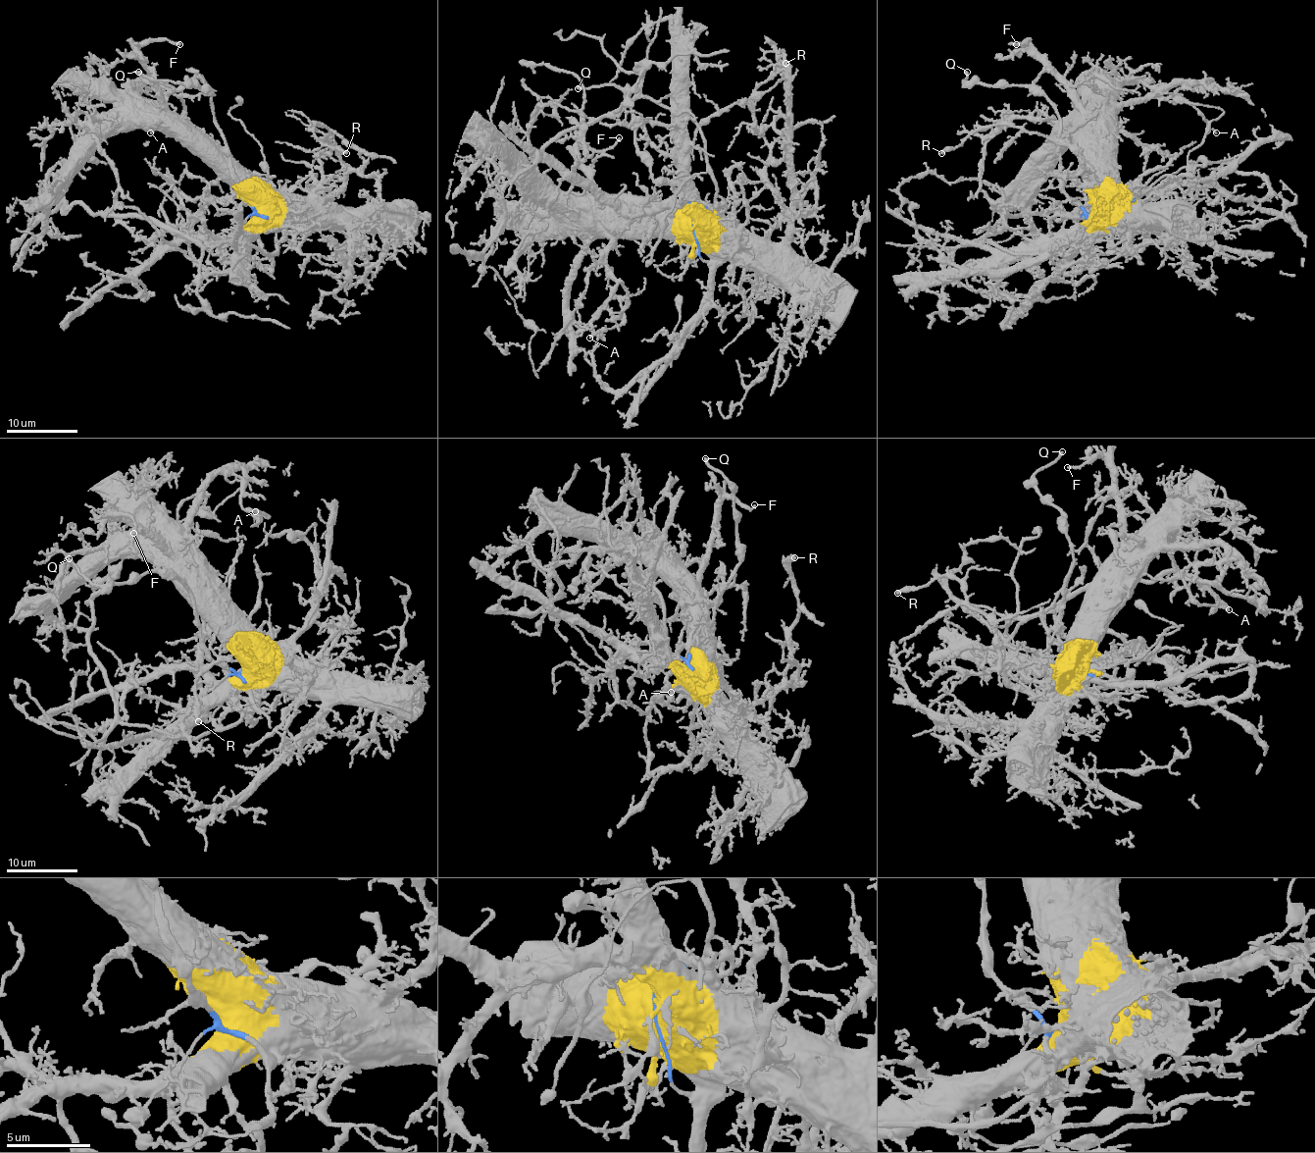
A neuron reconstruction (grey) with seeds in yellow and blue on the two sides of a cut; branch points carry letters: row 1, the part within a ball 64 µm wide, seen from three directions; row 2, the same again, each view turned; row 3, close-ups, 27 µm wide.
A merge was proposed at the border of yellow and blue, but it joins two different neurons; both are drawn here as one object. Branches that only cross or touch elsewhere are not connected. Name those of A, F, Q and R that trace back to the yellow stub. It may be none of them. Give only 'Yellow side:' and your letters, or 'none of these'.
Yellow side: A, F, R

